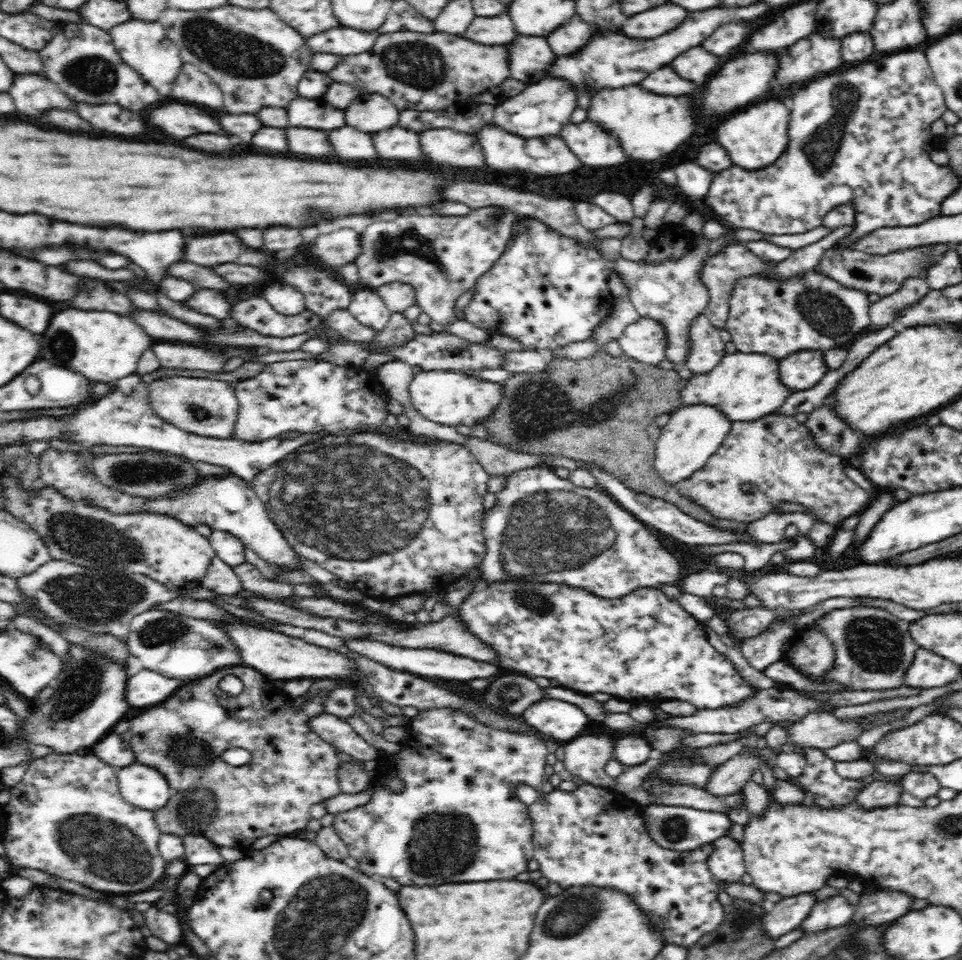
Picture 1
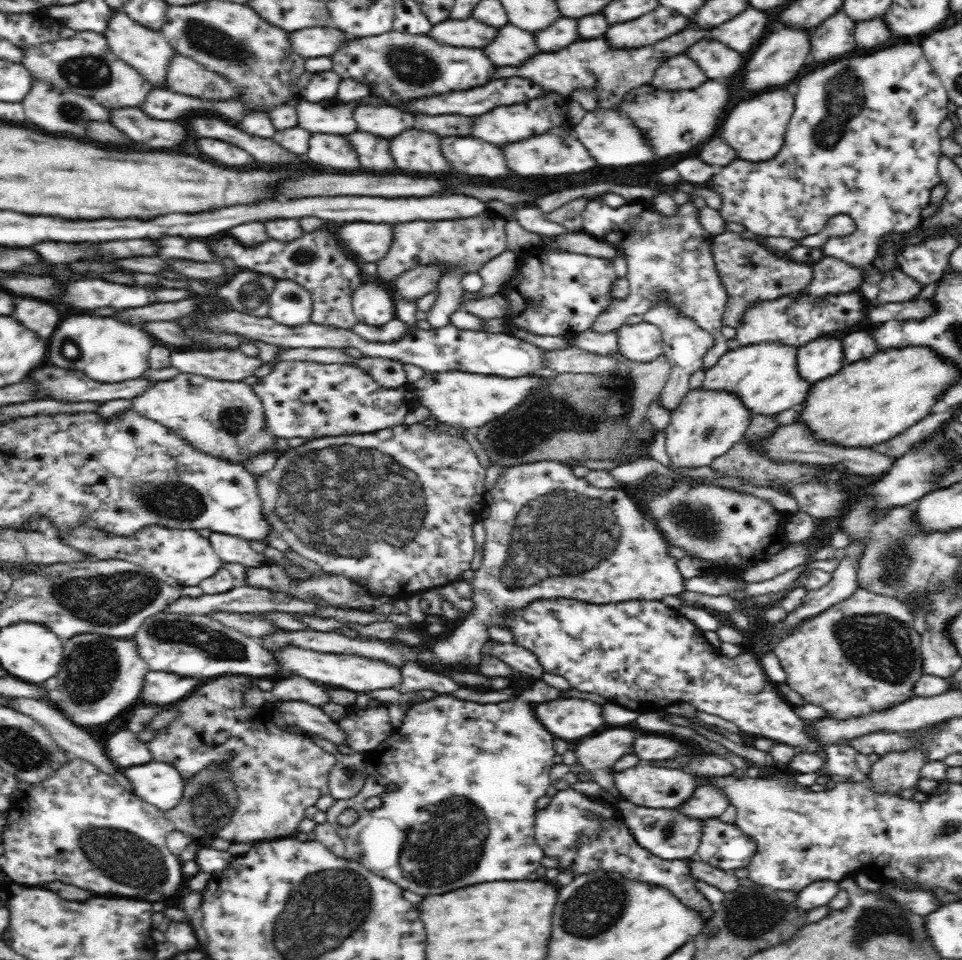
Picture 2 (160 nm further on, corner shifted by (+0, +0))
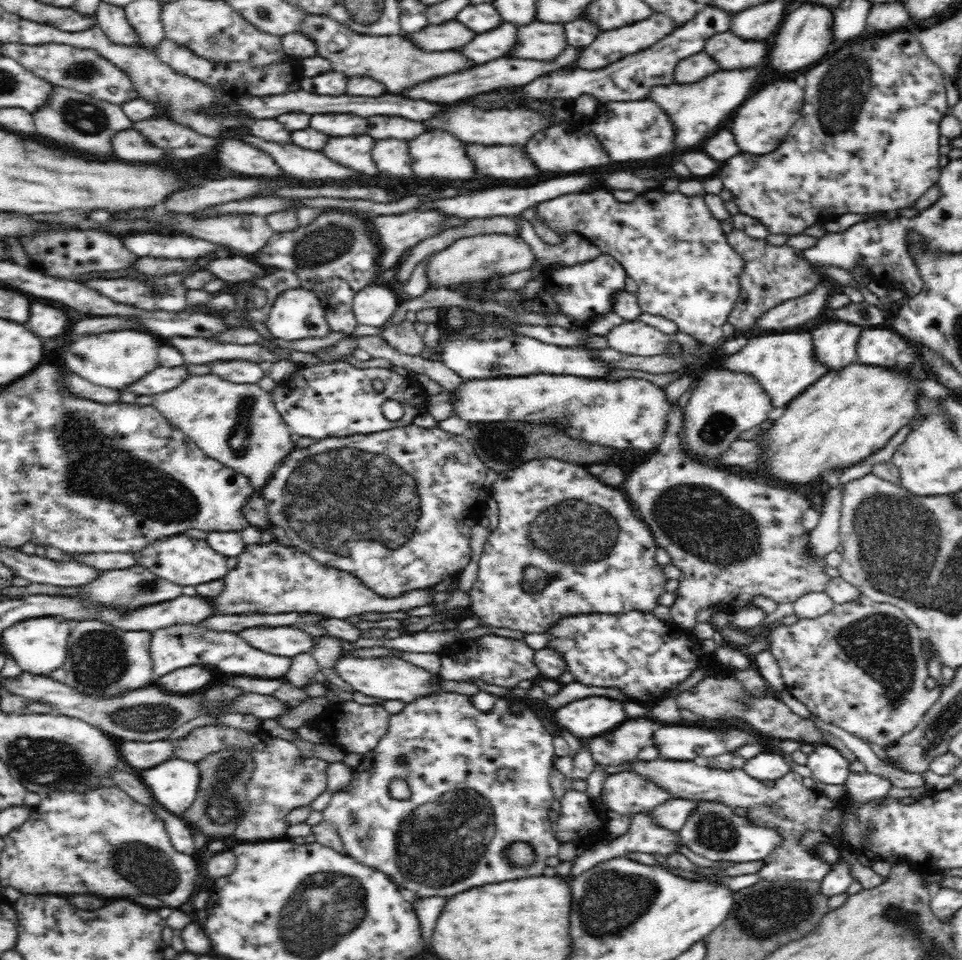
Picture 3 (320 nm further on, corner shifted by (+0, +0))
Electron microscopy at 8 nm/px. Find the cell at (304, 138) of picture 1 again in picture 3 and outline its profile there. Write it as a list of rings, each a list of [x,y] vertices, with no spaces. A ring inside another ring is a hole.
[[[360,136],[360,138],[330,138],[324,154],[332,158],[334,162],[349,166],[362,174],[376,174],[377,166],[372,162],[372,148],[374,148],[374,138],[372,136]]]

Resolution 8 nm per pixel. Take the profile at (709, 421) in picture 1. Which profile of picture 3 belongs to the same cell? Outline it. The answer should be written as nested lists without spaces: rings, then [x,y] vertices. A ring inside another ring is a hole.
[[[710,367],[704,376],[694,383],[688,406],[686,406],[686,437],[682,440],[684,449],[695,459],[716,458],[729,444],[739,438],[745,430],[758,427],[769,420],[768,412],[774,408],[770,396],[763,390],[757,378],[747,372],[732,372],[722,367]]]

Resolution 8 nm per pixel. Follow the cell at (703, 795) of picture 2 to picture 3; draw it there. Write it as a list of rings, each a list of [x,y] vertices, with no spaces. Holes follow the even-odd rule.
[[[673,798],[665,801],[664,804],[654,806],[646,814],[652,817],[652,821],[661,829],[676,833],[684,826],[690,812],[696,808],[696,802],[692,800]]]

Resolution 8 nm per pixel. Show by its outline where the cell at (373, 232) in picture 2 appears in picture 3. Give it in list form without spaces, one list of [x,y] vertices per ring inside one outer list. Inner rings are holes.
[[[416,208],[408,210],[408,212],[373,217],[373,228],[381,248],[379,264],[383,269],[395,268],[409,249],[416,246],[419,242],[432,238],[448,229],[447,224],[454,217],[456,216],[446,214],[441,210],[416,210]]]

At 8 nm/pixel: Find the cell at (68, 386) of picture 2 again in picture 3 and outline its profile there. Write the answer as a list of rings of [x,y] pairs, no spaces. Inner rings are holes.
[[[184,365],[178,367],[158,366],[150,374],[130,385],[127,390],[144,396],[144,394],[158,394],[180,386],[192,374]]]

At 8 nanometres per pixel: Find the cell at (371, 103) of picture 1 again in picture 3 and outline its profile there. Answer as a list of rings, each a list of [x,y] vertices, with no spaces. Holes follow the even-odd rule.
[[[372,116],[368,118],[368,134],[384,140],[384,138],[398,138],[398,140],[414,140],[416,136],[426,132],[424,124],[398,118],[398,116]]]

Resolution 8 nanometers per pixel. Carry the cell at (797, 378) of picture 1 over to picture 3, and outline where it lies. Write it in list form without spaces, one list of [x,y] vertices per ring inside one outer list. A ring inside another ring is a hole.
[[[831,320],[812,331],[813,347],[818,361],[838,370],[849,366],[857,356],[858,339],[866,327]]]

